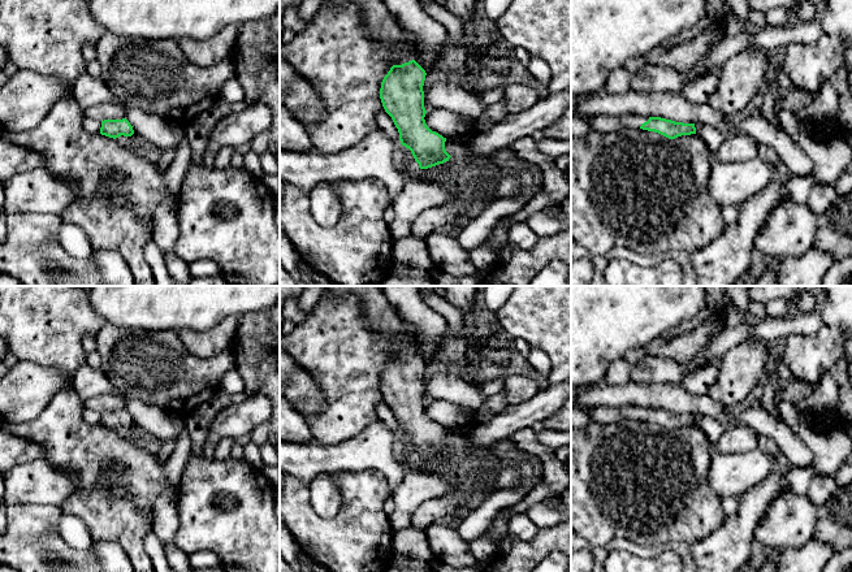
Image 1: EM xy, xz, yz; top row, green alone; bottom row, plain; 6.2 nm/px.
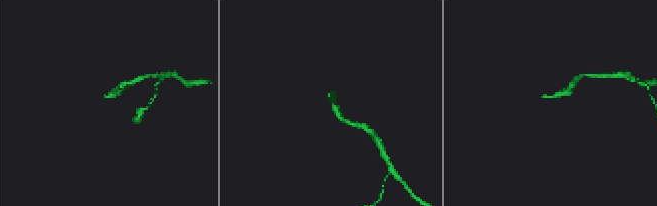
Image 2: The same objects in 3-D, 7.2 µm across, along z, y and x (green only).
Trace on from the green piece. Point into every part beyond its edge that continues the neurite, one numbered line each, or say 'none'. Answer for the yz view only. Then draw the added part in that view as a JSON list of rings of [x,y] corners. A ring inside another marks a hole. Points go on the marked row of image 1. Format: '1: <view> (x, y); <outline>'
1: yz (601, 124); [[[598,114],[588,117],[591,133],[607,134],[610,131],[622,131],[624,129],[640,129],[649,117],[640,114],[605,116]]]

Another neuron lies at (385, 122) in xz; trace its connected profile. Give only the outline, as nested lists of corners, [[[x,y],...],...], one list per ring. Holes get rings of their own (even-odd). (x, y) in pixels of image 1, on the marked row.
[[[385,110],[379,113],[379,129],[382,130],[397,146],[401,144],[398,129]]]

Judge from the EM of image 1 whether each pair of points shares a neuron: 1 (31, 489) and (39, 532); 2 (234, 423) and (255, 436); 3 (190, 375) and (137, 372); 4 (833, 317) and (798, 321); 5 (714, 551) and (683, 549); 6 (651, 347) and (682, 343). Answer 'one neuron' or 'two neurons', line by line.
1: two neurons
2: two neurons
3: one neuron
4: two neurons
5: two neurons
6: one neuron

